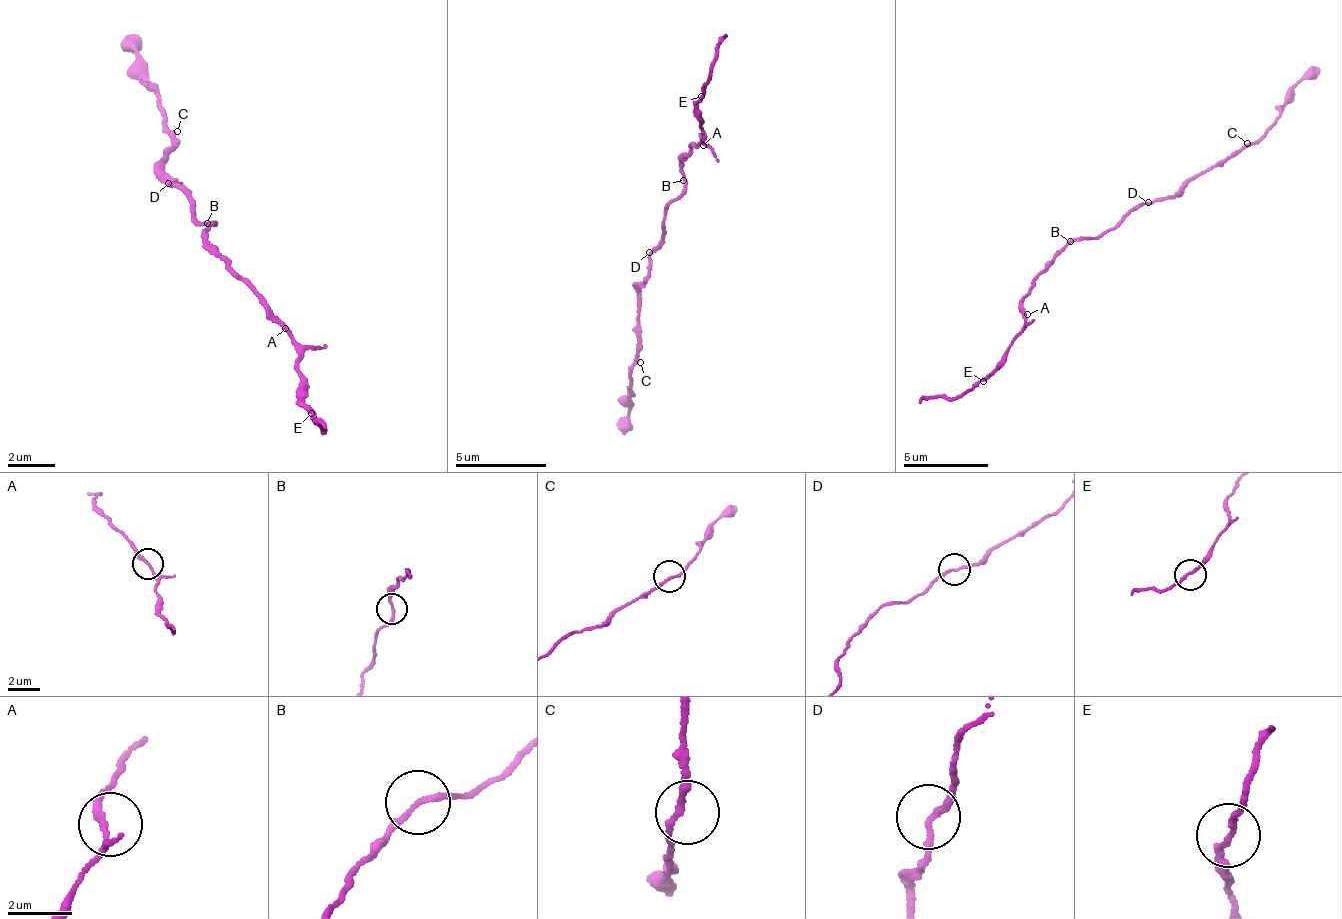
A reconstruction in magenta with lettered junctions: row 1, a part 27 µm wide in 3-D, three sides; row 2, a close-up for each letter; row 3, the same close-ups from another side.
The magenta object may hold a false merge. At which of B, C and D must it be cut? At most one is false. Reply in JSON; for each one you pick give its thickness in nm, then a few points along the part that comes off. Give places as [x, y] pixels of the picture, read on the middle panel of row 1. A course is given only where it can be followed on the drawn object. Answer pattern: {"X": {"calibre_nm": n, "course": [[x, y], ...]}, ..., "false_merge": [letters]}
{"false_merge": []}

